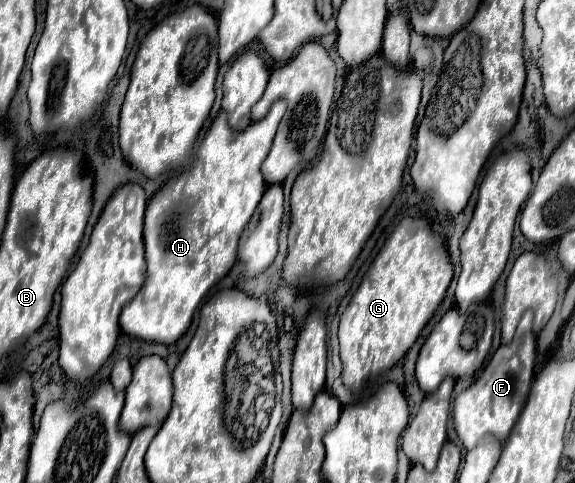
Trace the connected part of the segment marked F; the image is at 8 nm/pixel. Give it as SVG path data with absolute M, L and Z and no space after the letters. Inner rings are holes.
M532 312L524 314L524 318L516 330L516 338L510 344L500 346L494 352L488 366L480 374L480 378L470 388L466 388L464 392L460 392L454 398L452 420L454 420L454 428L458 432L458 438L462 440L466 450L474 448L488 434L496 436L500 442L504 442L508 438L512 426L516 424L516 420L526 404L530 384L534 378L536 336L530 330L530 326L532 326Z

